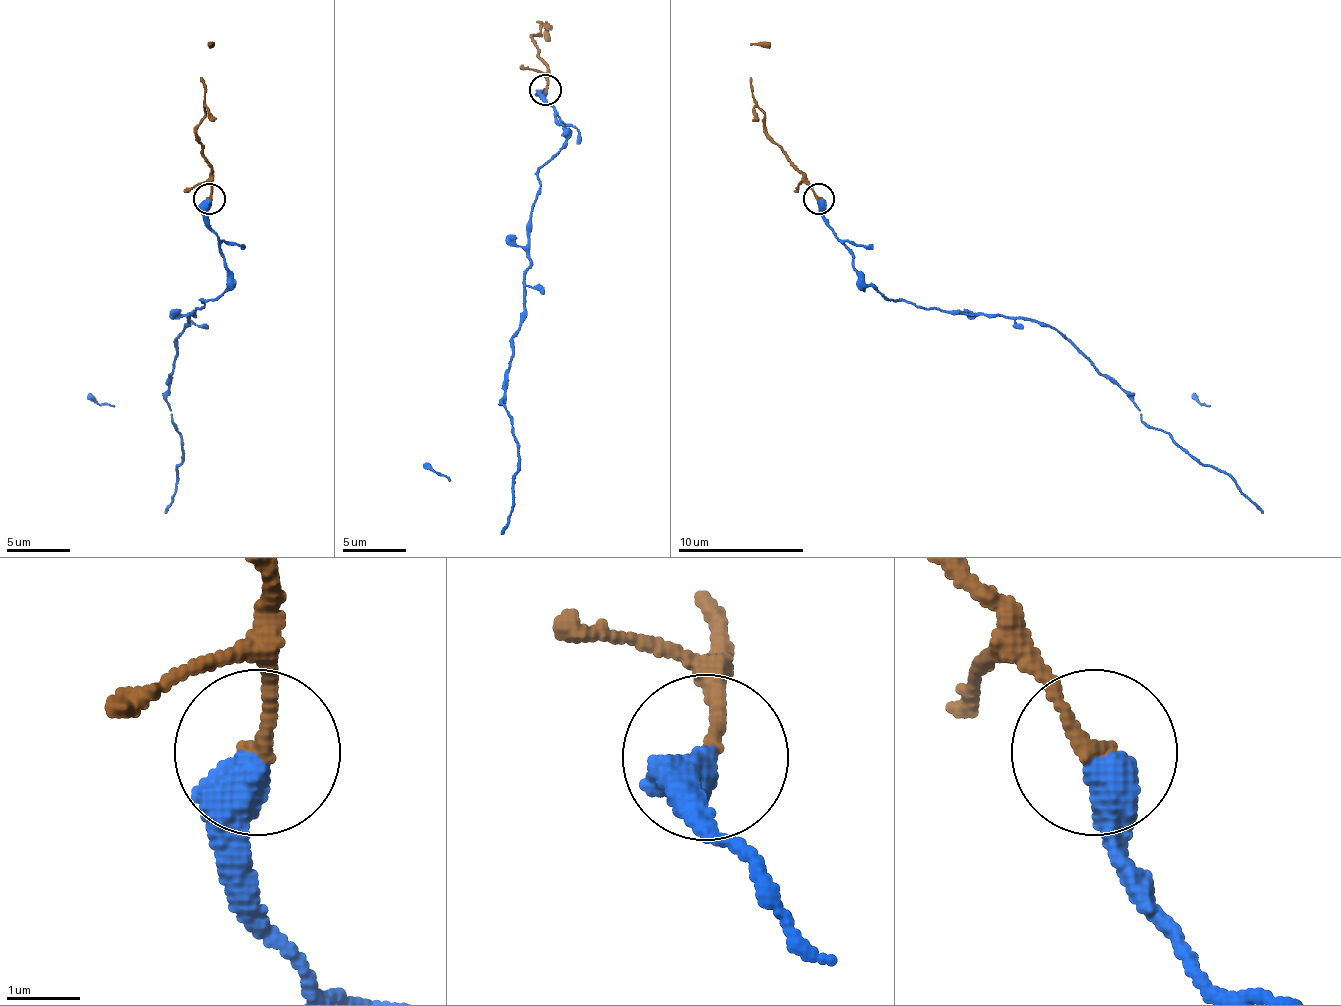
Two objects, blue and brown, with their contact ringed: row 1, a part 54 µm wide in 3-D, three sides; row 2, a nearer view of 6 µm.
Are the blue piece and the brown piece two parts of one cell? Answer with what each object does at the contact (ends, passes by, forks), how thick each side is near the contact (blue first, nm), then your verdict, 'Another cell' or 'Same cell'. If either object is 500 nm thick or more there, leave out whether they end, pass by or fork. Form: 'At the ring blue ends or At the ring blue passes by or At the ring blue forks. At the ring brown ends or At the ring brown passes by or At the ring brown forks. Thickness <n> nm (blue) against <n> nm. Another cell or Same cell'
Thickness 550 nm (blue) against 200 nm. Same cell

